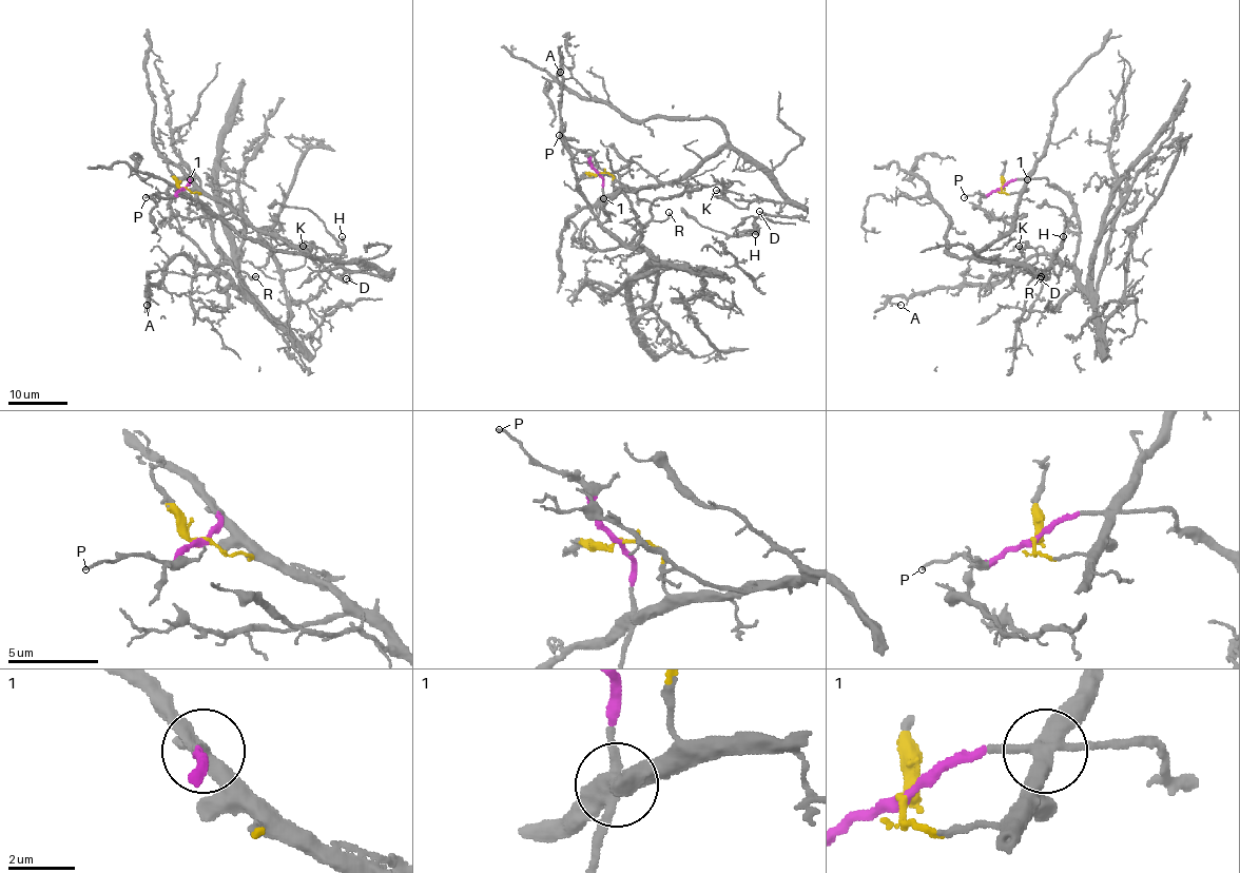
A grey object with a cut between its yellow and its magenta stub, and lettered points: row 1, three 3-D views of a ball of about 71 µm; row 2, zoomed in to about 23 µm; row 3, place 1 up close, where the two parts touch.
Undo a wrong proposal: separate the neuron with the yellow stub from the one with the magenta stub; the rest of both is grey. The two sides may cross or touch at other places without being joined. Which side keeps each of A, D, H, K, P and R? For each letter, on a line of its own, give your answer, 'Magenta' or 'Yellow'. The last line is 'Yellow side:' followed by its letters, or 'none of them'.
A: Magenta
D: Yellow
H: Yellow
K: Yellow
P: Magenta
R: Magenta
Yellow side: D, H, K

